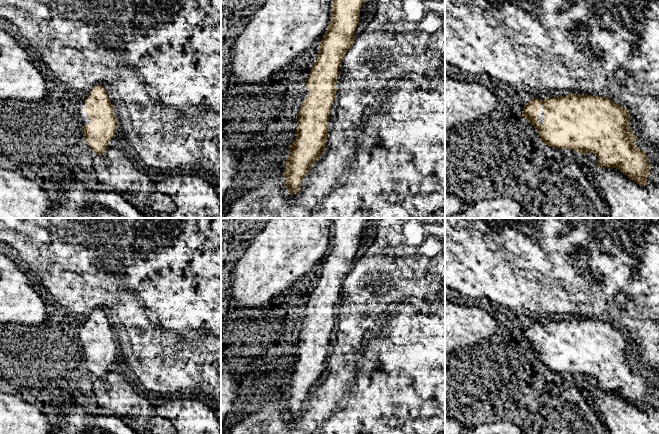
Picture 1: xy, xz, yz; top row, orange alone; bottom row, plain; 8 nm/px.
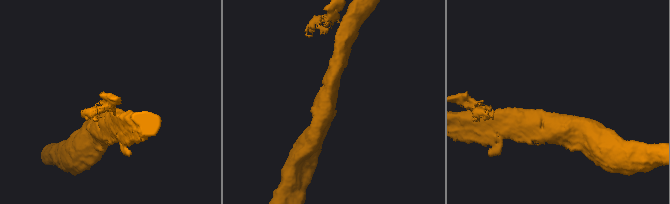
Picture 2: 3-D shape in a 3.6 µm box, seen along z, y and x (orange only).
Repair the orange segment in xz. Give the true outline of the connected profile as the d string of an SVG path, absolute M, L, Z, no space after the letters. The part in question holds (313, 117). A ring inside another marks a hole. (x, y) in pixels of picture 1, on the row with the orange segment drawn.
M333 0L326 33L319 44L317 61L306 81L310 93L298 112L296 137L289 146L284 177L291 195L301 190L302 180L326 146L331 107L341 61L354 43L364 0Z

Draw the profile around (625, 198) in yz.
M593 167L590 174L610 210L610 218L659 218L659 183L639 185L617 168Z

